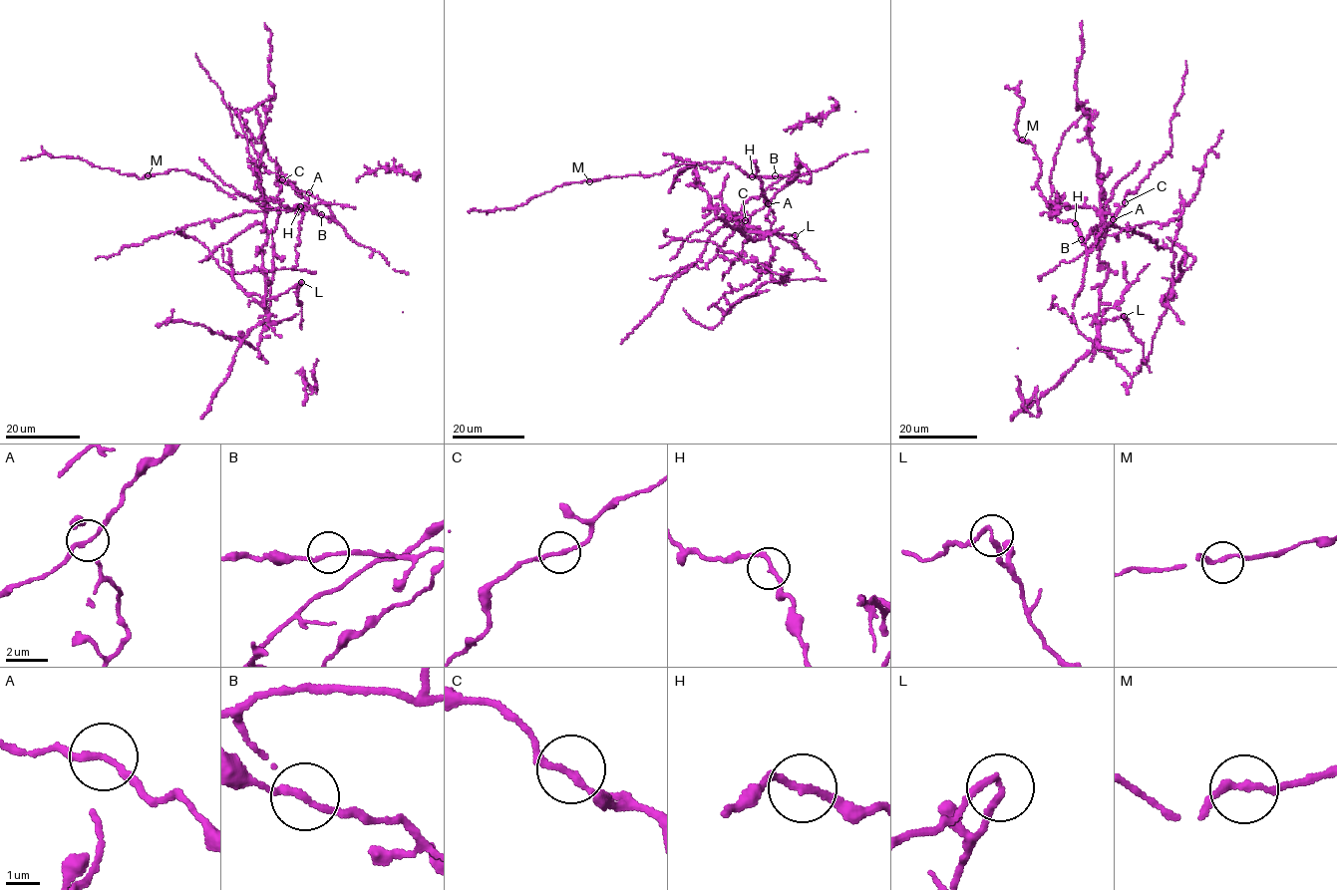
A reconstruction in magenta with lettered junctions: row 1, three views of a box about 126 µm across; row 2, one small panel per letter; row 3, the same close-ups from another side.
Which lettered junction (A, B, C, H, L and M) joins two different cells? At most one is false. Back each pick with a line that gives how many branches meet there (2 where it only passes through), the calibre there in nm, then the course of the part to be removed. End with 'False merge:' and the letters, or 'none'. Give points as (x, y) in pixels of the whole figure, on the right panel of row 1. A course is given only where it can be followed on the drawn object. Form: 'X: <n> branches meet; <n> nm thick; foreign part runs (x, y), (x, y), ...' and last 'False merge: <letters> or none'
L: 2 branches meet; 190 nm thick; foreign part runs (1124, 316), (1097, 320), (1094, 229), (1167, 224), (1182, 200), (1172, 293), (1139, 372), (1055, 296)
False merge: L

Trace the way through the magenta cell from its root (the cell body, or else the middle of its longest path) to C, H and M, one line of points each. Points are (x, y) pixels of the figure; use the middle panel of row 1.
C: (709, 195), (695, 181), (694, 163), (673, 187), (676, 174), (723, 162), (751, 177), (795, 176), (745, 220)
H: (709, 195), (695, 181), (694, 163), (673, 187), (676, 174), (723, 162), (752, 176)
M: (709, 195), (695, 181), (694, 163), (673, 186), (679, 170), (708, 167), (705, 162), (589, 181)

